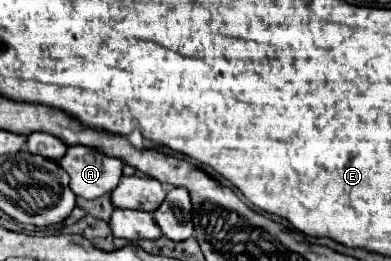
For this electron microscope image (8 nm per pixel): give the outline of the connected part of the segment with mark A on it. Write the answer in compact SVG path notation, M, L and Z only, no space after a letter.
M72 145L60 159L60 167L70 175L70 189L76 197L98 199L118 185L124 163L96 149Z

